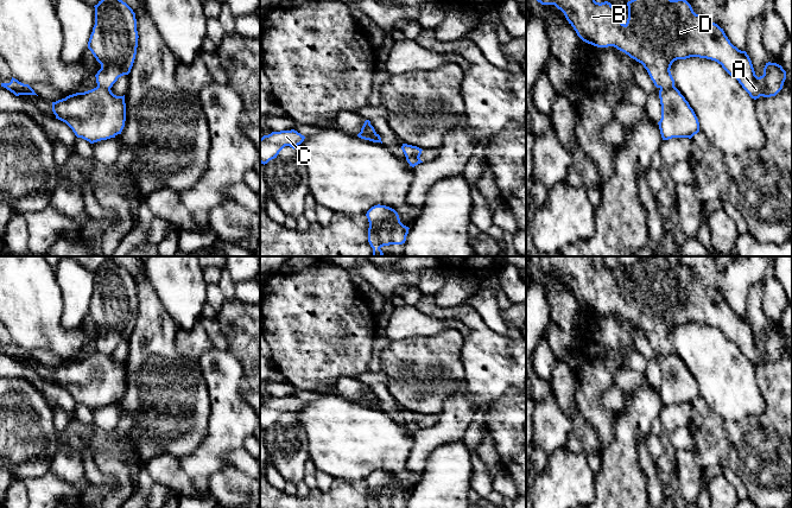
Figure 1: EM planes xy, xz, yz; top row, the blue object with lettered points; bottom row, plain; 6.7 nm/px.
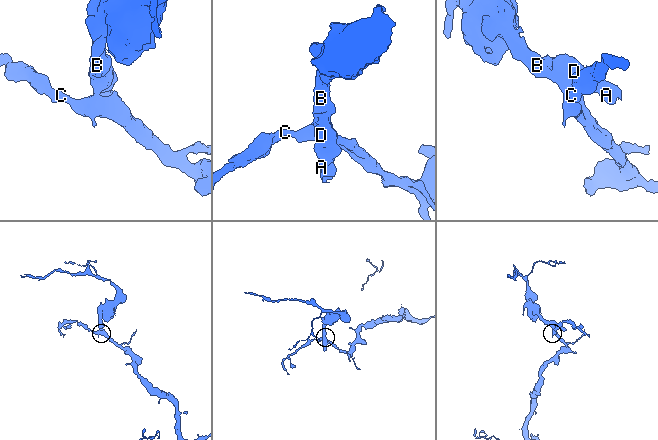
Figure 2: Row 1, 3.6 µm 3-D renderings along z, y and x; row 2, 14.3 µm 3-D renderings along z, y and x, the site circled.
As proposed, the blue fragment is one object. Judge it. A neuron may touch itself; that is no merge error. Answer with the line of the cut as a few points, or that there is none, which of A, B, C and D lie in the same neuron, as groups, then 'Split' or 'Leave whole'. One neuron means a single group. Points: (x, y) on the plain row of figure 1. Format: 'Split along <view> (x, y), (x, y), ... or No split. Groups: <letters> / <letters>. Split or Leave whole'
Split along yz (673, 351), (660, 355). Groups: A B D / C. Split

